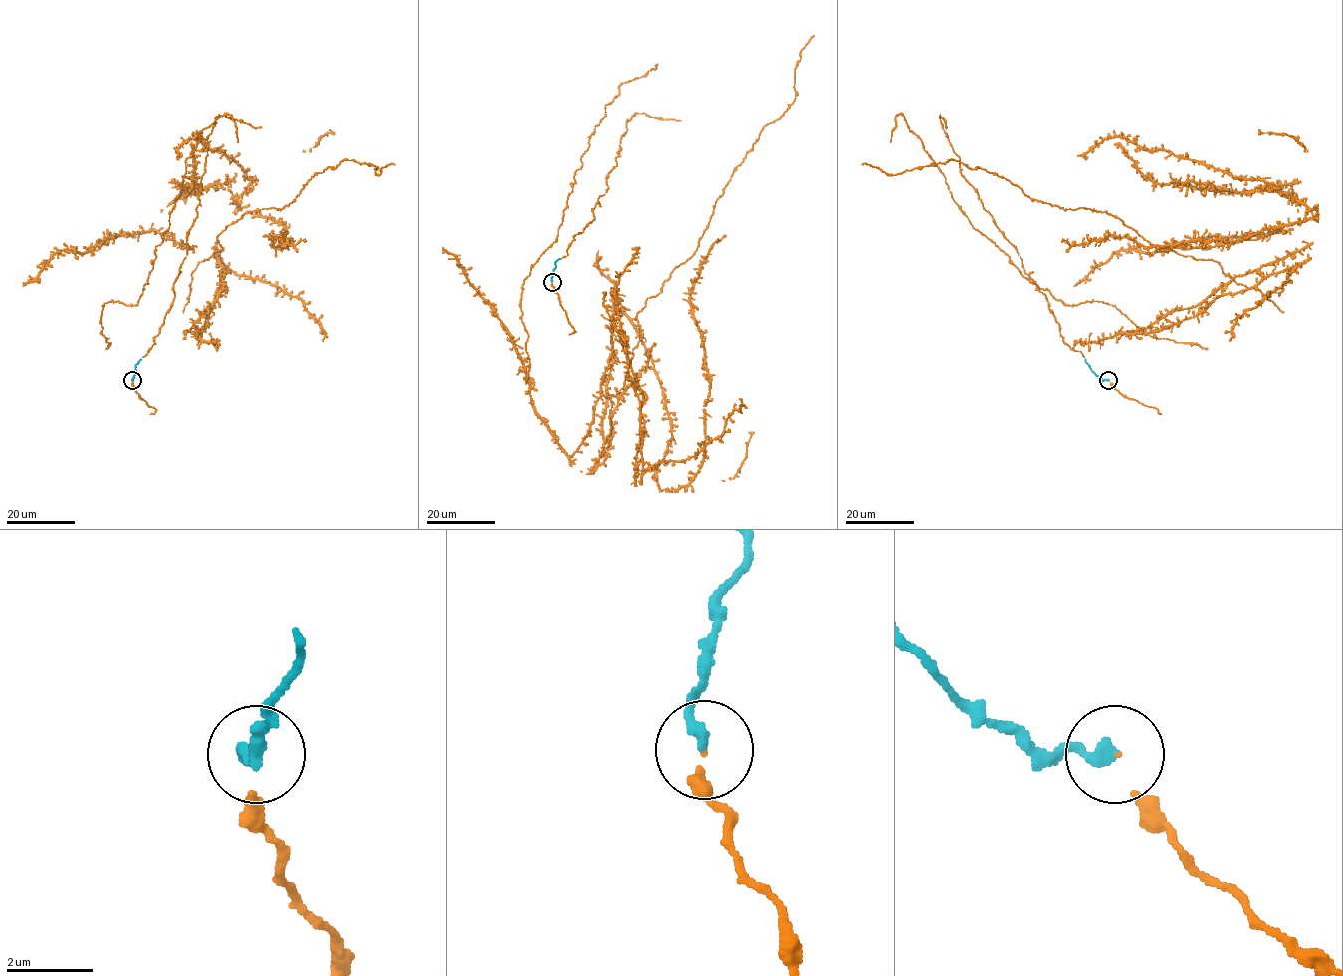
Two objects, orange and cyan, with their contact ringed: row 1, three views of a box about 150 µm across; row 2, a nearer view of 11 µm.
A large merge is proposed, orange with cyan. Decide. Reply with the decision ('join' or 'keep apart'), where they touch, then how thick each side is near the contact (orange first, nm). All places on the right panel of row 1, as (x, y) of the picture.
join; place (1108, 380); calibres 30 and 280 nm

